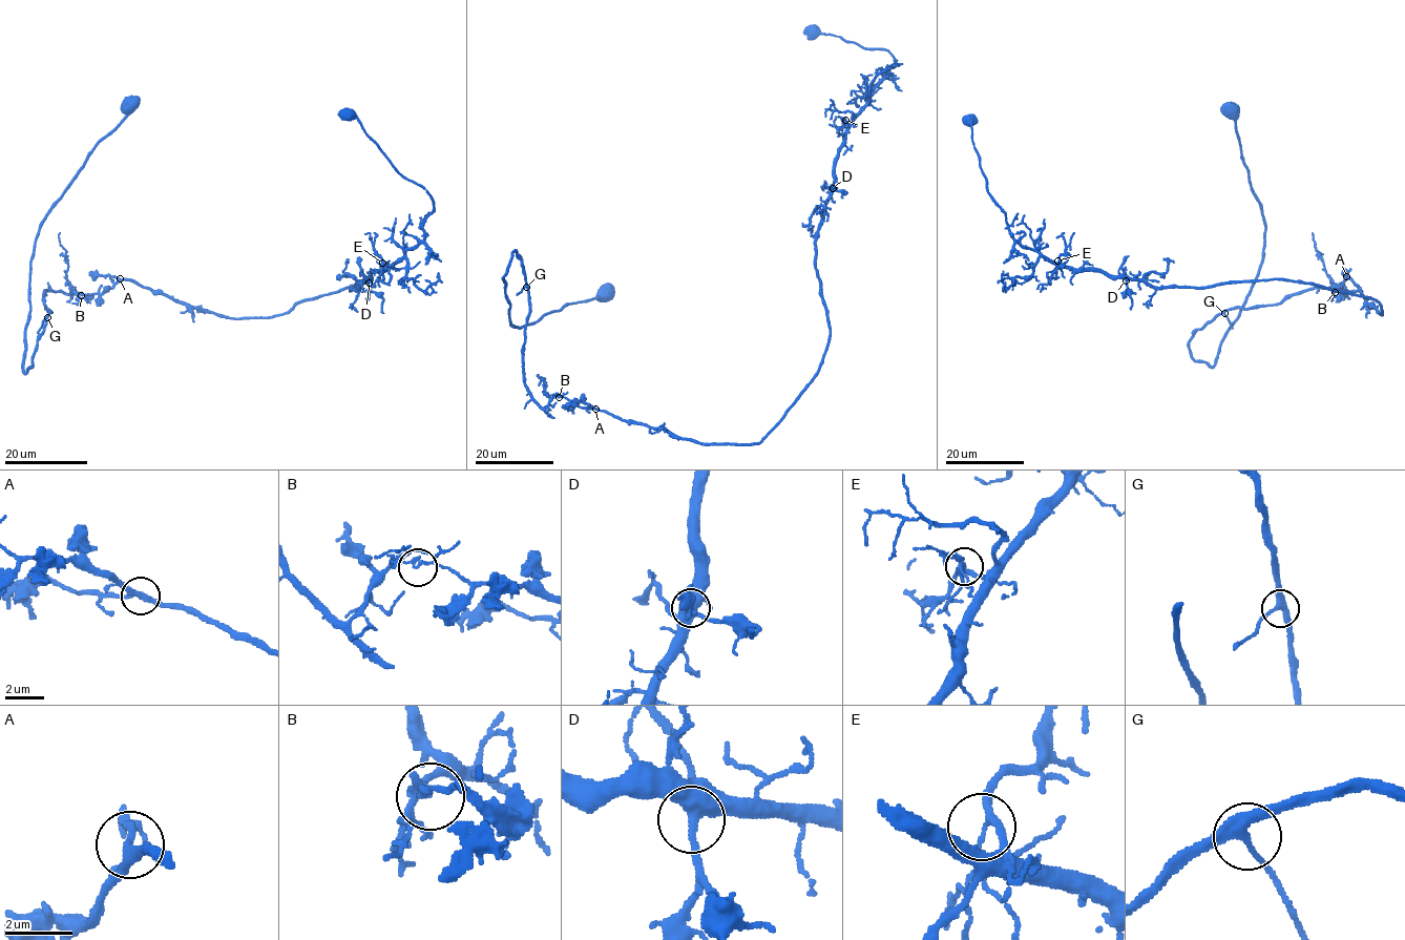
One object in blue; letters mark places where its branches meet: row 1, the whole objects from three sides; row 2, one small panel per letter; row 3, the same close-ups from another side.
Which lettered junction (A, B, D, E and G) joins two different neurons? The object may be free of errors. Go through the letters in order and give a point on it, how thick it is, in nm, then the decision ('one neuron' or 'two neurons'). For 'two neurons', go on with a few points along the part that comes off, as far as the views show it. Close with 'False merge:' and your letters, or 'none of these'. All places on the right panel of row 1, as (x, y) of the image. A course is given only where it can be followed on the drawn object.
A: at (1346, 276); 280 nm thick; one neuron
B: at (1335, 292); 150 nm thick; two neurons; foreign part runs (1335, 292), (1346, 290), (1304, 289), (1221, 311), (1195, 332), (1191, 356), (1214, 364), (1264, 243), (1225, 103)
D: at (1126, 280); 360 nm thick; one neuron
E: at (1057, 260); 190 nm thick; one neuron
G: at (1224, 313); 280 nm thick; one neuron
False merge: B

